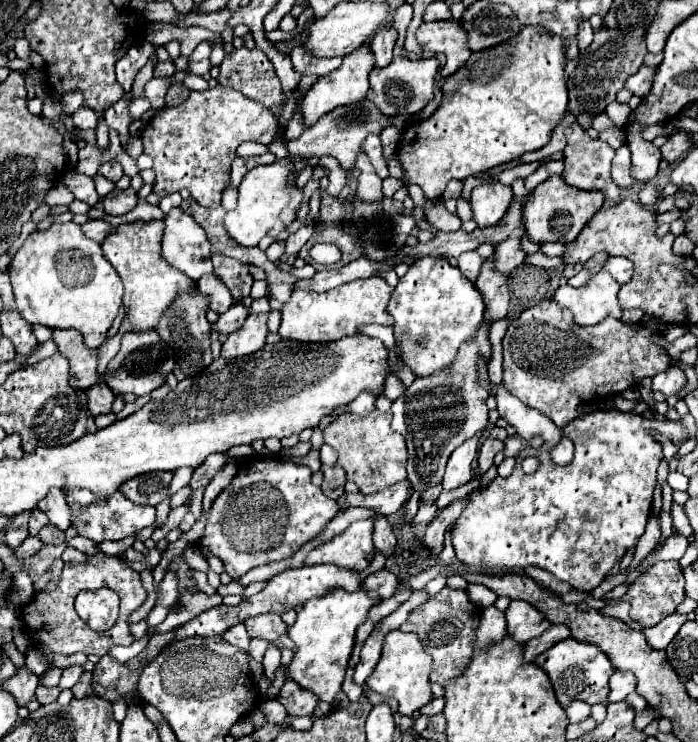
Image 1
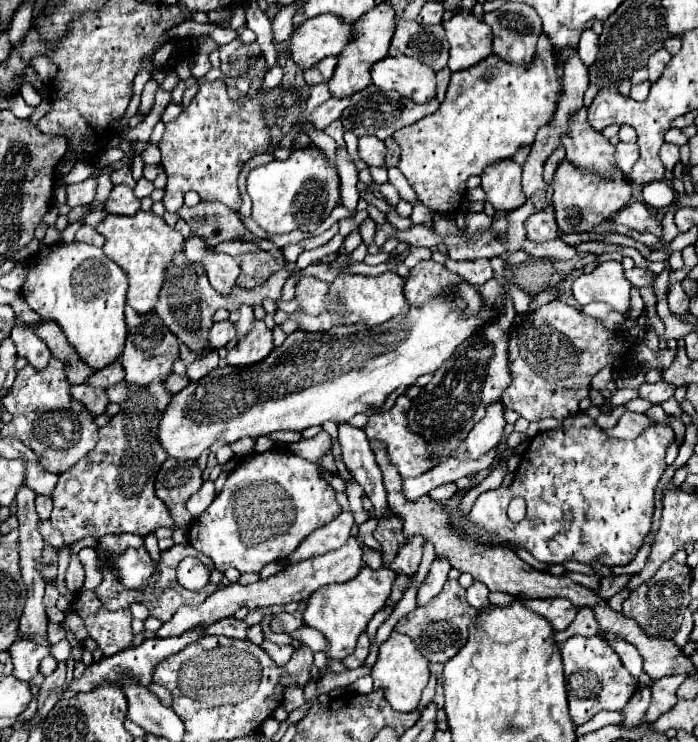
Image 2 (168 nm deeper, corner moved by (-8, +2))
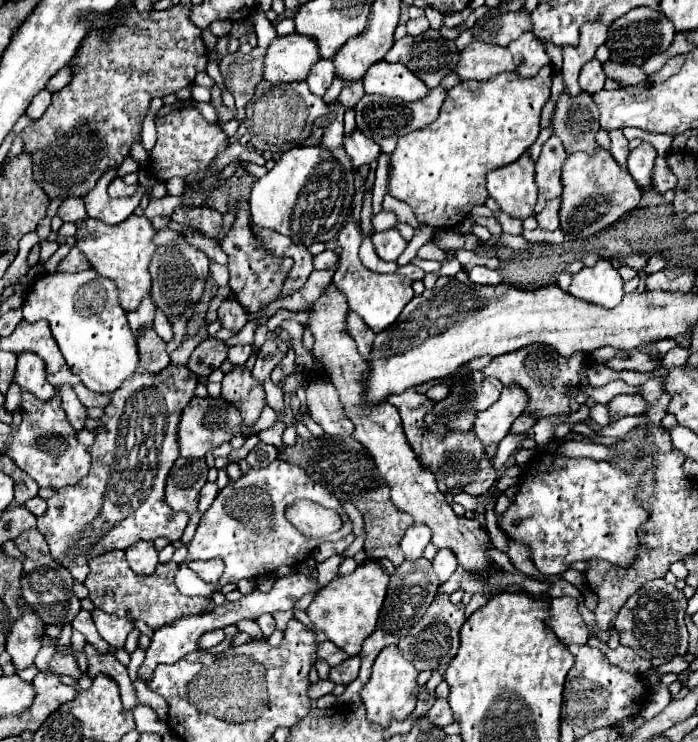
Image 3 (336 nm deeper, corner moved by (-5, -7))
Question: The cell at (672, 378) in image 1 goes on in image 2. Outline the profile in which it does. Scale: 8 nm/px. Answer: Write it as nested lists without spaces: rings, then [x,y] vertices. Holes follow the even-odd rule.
[[[658,381],[658,383],[652,383],[652,385],[644,383],[644,385],[638,387],[638,397],[652,401],[652,405],[660,405],[668,397],[674,397],[674,387],[664,383],[664,381]]]

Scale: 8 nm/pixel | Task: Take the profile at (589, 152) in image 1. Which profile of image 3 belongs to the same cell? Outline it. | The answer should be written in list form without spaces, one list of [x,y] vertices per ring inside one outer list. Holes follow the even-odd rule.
[[[565,92],[559,96],[553,114],[553,132],[561,138],[565,152],[585,152],[593,156],[597,152],[595,134],[599,130],[599,110],[591,94],[581,92],[569,98]]]

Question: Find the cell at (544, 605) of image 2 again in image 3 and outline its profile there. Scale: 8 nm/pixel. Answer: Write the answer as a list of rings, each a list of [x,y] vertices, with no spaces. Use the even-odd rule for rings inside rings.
[[[553,598],[549,604],[551,618],[545,624],[557,634],[563,644],[585,644],[589,638],[587,624],[581,620],[577,610],[577,600],[573,598]]]

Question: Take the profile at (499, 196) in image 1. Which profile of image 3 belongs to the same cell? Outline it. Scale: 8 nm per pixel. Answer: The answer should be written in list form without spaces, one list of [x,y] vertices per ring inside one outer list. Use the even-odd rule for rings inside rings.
[[[525,152],[513,164],[487,174],[487,192],[505,214],[525,220],[527,216],[533,216],[533,206],[537,202],[537,184],[533,174],[533,162]]]

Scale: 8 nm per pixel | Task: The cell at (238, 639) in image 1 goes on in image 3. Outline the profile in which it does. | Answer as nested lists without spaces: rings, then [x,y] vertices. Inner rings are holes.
[[[213,630],[213,632],[207,632],[207,634],[203,634],[203,636],[201,636],[201,640],[199,640],[199,648],[209,650],[209,648],[217,646],[223,638],[225,638],[225,632],[223,632],[223,630]]]

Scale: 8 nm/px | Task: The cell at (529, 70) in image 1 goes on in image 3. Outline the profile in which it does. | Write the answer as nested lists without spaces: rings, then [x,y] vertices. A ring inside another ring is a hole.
[[[545,66],[533,78],[521,78],[515,72],[505,72],[487,82],[463,80],[453,86],[447,92],[439,118],[427,128],[415,130],[397,142],[397,148],[391,154],[391,178],[387,192],[407,202],[413,208],[417,220],[423,224],[443,230],[459,226],[473,206],[485,202],[485,174],[515,162],[537,140],[541,130],[541,108],[551,94],[551,74],[551,66]]]

